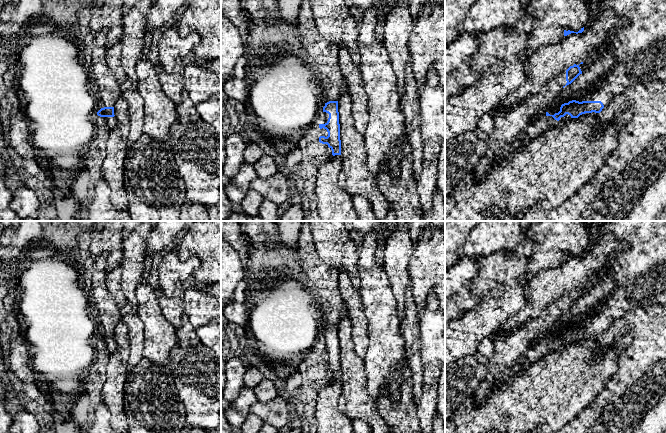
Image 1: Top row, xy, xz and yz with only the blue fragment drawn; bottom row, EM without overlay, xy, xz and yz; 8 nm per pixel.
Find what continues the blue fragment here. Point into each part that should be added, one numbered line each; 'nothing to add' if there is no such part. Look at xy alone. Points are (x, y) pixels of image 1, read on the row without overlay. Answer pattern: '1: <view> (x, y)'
1: xy (110, 315)

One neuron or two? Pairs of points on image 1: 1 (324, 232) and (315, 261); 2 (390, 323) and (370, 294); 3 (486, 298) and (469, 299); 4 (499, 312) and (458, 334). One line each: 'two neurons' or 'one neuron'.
1: two neurons
2: one neuron
3: two neurons
4: one neuron

